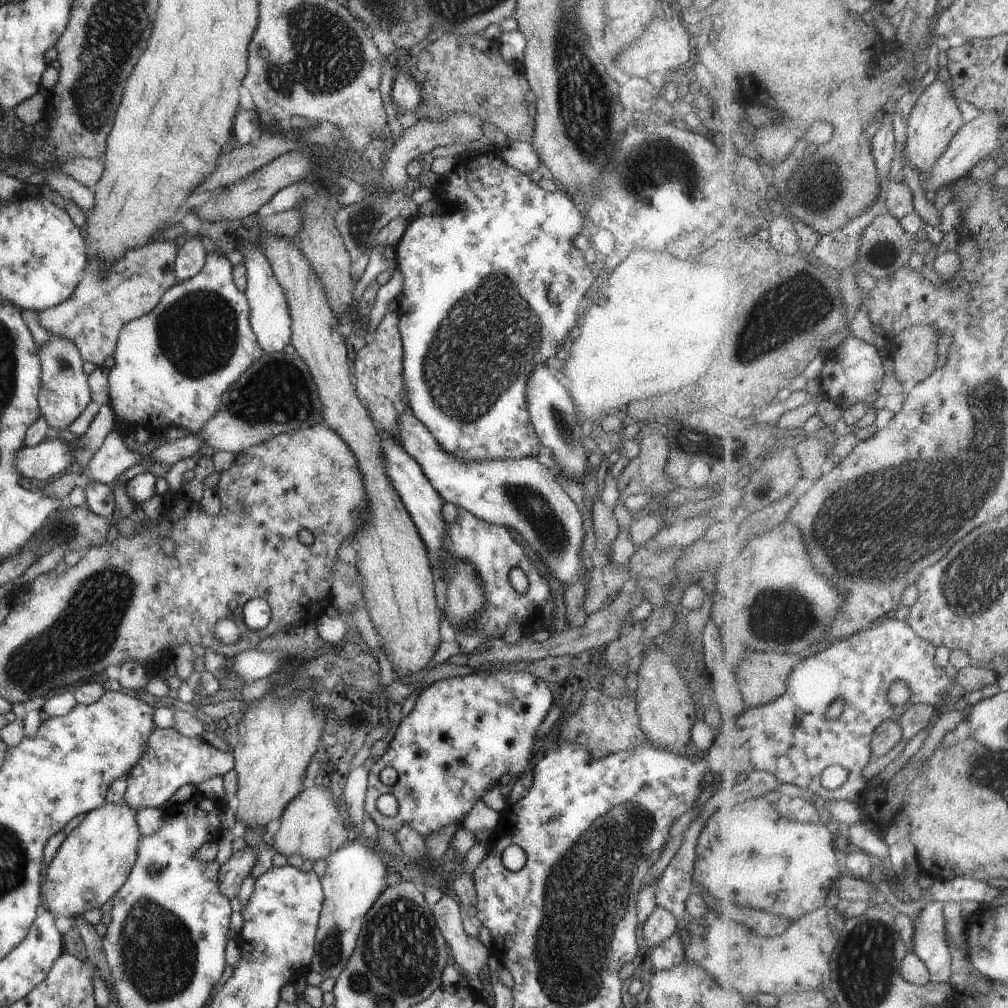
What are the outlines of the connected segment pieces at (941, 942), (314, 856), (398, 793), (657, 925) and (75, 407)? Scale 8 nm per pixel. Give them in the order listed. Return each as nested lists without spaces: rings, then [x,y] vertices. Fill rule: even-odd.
[[[927,902],[914,925],[916,931],[912,952],[928,966],[931,981],[947,983],[953,972],[953,960],[947,946],[944,903]]]
[[[313,784],[301,789],[286,805],[280,816],[276,833],[270,843],[276,852],[288,857],[301,855],[305,860],[325,860],[352,836],[352,830],[343,826],[339,810],[329,793],[329,786]]]
[[[501,670],[494,672],[494,674],[488,671],[482,671],[466,676],[459,676],[456,674],[456,676],[433,681],[417,696],[413,709],[409,714],[407,714],[407,716],[402,717],[399,724],[396,726],[385,752],[373,761],[370,769],[368,770],[366,795],[364,796],[364,811],[377,827],[379,826],[379,828],[392,831],[394,836],[399,830],[399,827],[404,824],[409,825],[415,832],[417,832],[417,834],[420,834],[422,839],[425,839],[428,835],[435,833],[442,827],[449,825],[461,826],[463,817],[467,812],[469,812],[469,810],[471,810],[471,806],[473,806],[477,800],[481,799],[489,786],[495,785],[496,783],[498,784],[500,776],[507,773],[512,777],[512,779],[516,779],[528,768],[527,765],[531,762],[530,759],[533,757],[531,746],[533,746],[533,742],[536,740],[535,731],[539,724],[543,722],[543,718],[545,718],[545,715],[549,710],[549,706],[551,706],[553,702],[547,683],[544,680],[523,671]],[[385,766],[389,766],[389,768],[393,768],[393,770],[396,770],[397,772],[396,782],[391,786],[382,784],[381,781],[379,781],[379,771],[382,768],[385,768]],[[385,793],[393,794],[398,804],[397,813],[391,817],[379,813],[377,808],[374,806],[375,799],[380,794]]]
[[[656,906],[638,929],[642,954],[677,932],[677,919],[668,910]]]
[[[49,334],[49,340],[37,351],[40,360],[41,380],[37,393],[40,415],[46,424],[65,430],[90,403],[90,388],[86,374],[81,369],[84,360],[75,345],[67,339]]]

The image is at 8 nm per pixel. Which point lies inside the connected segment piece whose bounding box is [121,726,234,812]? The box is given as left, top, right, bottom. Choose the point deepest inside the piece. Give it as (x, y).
(170, 760)

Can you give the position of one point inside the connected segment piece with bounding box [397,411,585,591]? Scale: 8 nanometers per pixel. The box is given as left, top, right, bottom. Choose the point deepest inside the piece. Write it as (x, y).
(521, 493)

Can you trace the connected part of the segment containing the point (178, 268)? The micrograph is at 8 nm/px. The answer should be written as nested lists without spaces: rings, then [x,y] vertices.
[[[197,236],[187,238],[184,244],[176,250],[174,273],[178,281],[184,281],[195,276],[206,259],[206,248]]]

